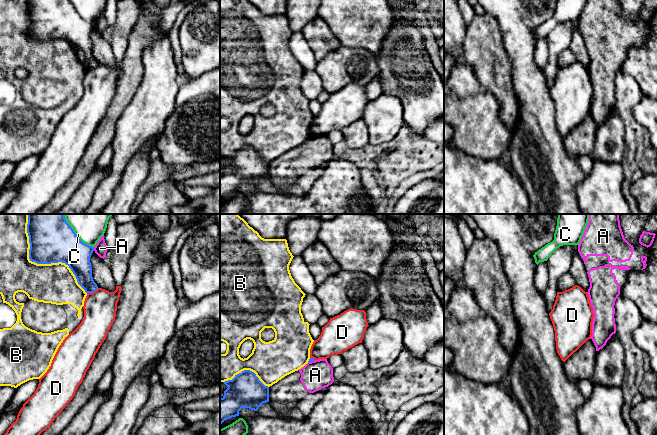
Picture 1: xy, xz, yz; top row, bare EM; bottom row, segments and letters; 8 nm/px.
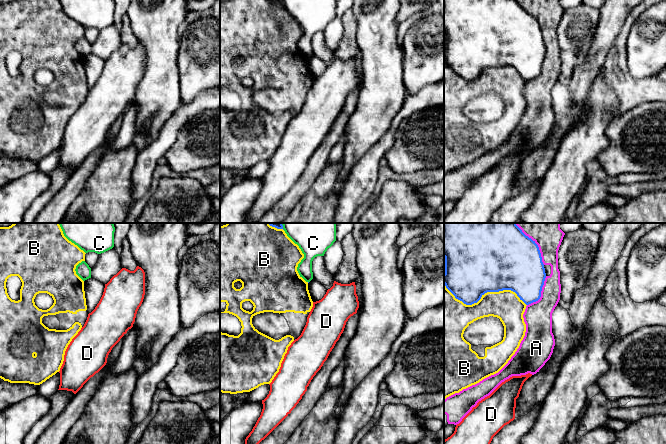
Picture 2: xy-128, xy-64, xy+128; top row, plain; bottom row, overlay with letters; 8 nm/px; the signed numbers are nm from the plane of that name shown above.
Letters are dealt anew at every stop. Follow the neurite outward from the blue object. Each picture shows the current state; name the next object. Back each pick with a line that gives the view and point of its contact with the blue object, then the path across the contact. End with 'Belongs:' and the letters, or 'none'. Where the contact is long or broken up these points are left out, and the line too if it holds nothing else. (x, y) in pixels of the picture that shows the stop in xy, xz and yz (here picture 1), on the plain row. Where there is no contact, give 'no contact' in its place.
Belongs: none

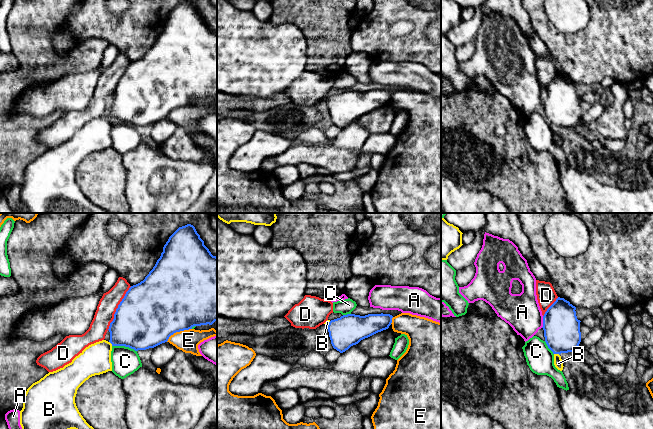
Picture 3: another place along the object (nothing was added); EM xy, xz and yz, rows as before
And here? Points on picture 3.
B: yz (557, 129) | across yz (561, 103), (557, 129), (558, 139)
Belongs: B

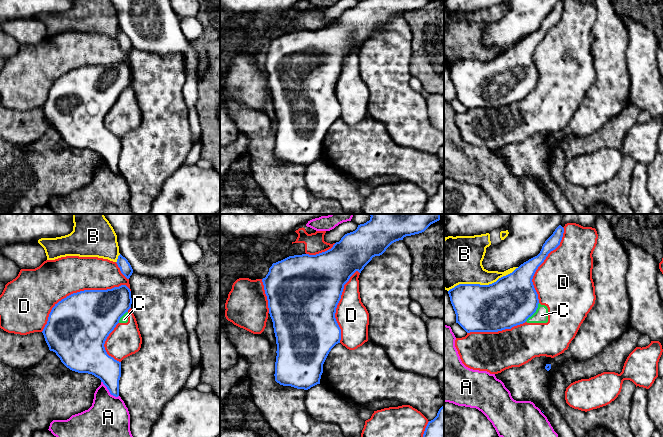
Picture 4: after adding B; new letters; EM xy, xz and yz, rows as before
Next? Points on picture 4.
Belongs: none

